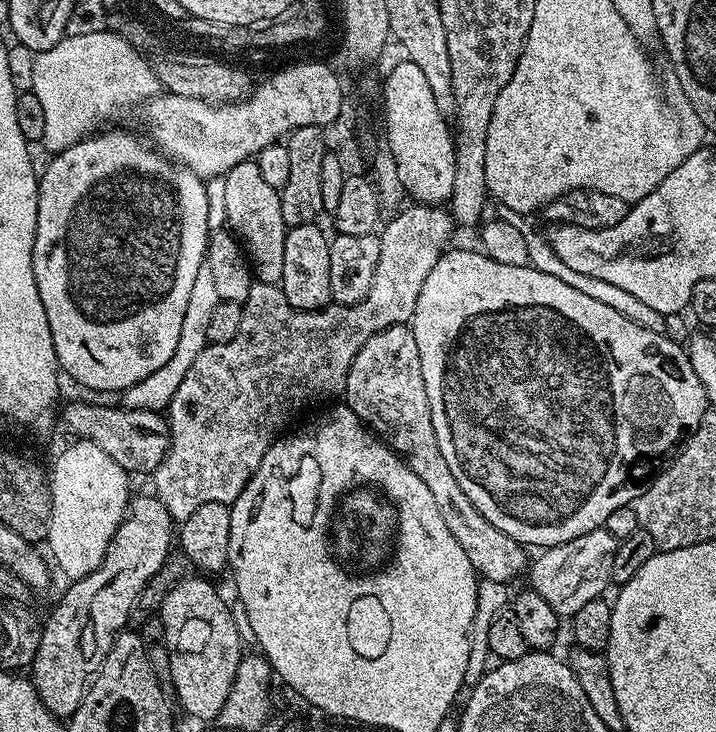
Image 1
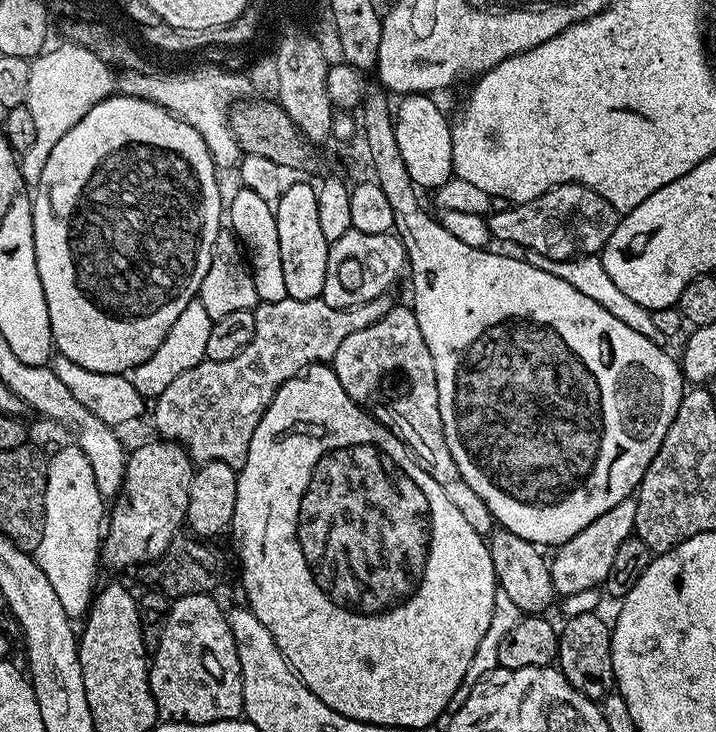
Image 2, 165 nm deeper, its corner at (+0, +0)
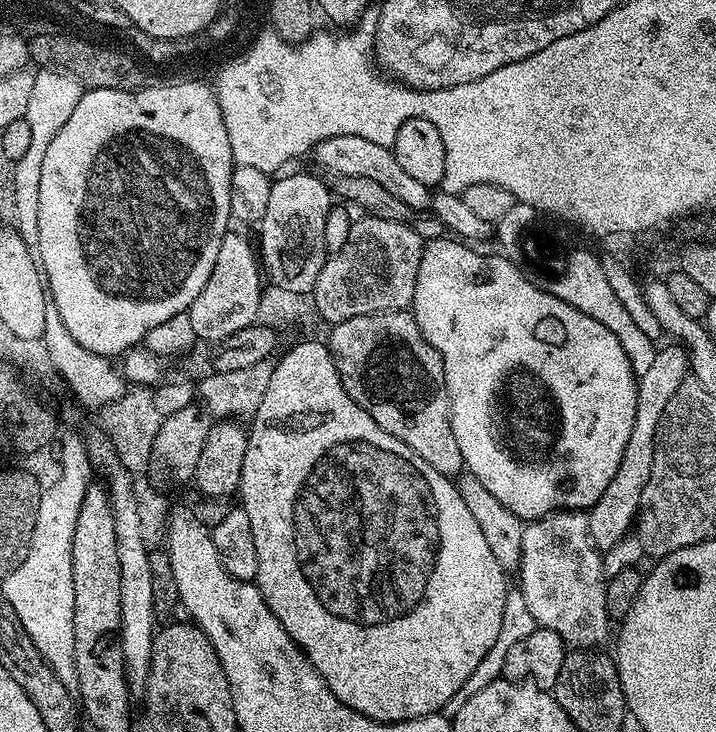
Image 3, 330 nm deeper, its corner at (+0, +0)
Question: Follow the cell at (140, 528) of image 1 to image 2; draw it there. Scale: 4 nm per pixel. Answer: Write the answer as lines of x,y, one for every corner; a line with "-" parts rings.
151,438
128,452
124,486
115,497
113,504
116,505
113,508
111,505
102,536
100,555
105,565
135,569
166,554
170,542
185,527
188,518
193,471
192,457
174,440

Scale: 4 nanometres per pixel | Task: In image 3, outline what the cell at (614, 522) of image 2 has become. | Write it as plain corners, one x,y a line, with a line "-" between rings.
668,342
665,348
661,347
657,351
654,363
647,368
646,374
638,377
634,428
630,430
630,442
626,442
626,450
622,450
622,462
618,462
618,474
610,478
610,486
602,490
602,498
598,498
593,508
587,509
586,512
590,538
596,548
607,550
633,531
642,502
642,490
646,490
646,482
650,482
650,469
654,462
654,438
658,430
658,422
666,410
666,402
674,398
678,386
686,382
689,372
688,349
675,342

